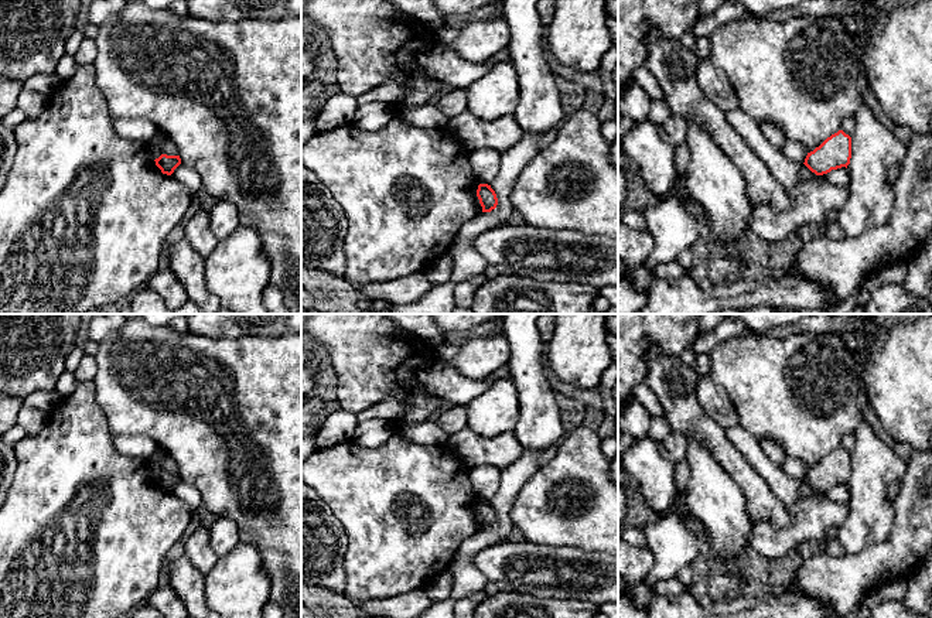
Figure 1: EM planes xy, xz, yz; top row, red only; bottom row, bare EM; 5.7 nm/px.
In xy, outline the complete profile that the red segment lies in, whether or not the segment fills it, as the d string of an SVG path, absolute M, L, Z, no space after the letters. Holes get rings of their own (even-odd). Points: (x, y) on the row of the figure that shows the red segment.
M161 154L154 161L156 165L161 170L161 173L167 175L171 175L174 170L181 164L180 156L167 156L167 154Z

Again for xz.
M479 184L477 190L477 197L482 206L482 212L491 212L498 205L498 198L495 191L488 184Z

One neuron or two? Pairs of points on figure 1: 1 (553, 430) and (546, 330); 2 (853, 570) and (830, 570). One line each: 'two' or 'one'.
1: two
2: one

